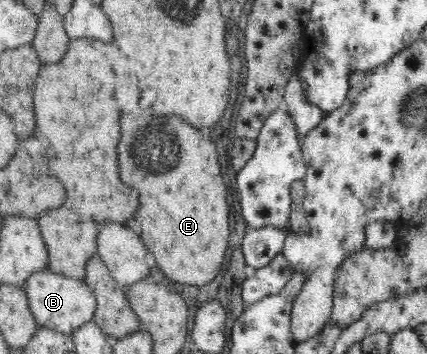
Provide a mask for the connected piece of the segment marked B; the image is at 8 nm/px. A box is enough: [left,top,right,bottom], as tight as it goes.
[23,269,96,335]

